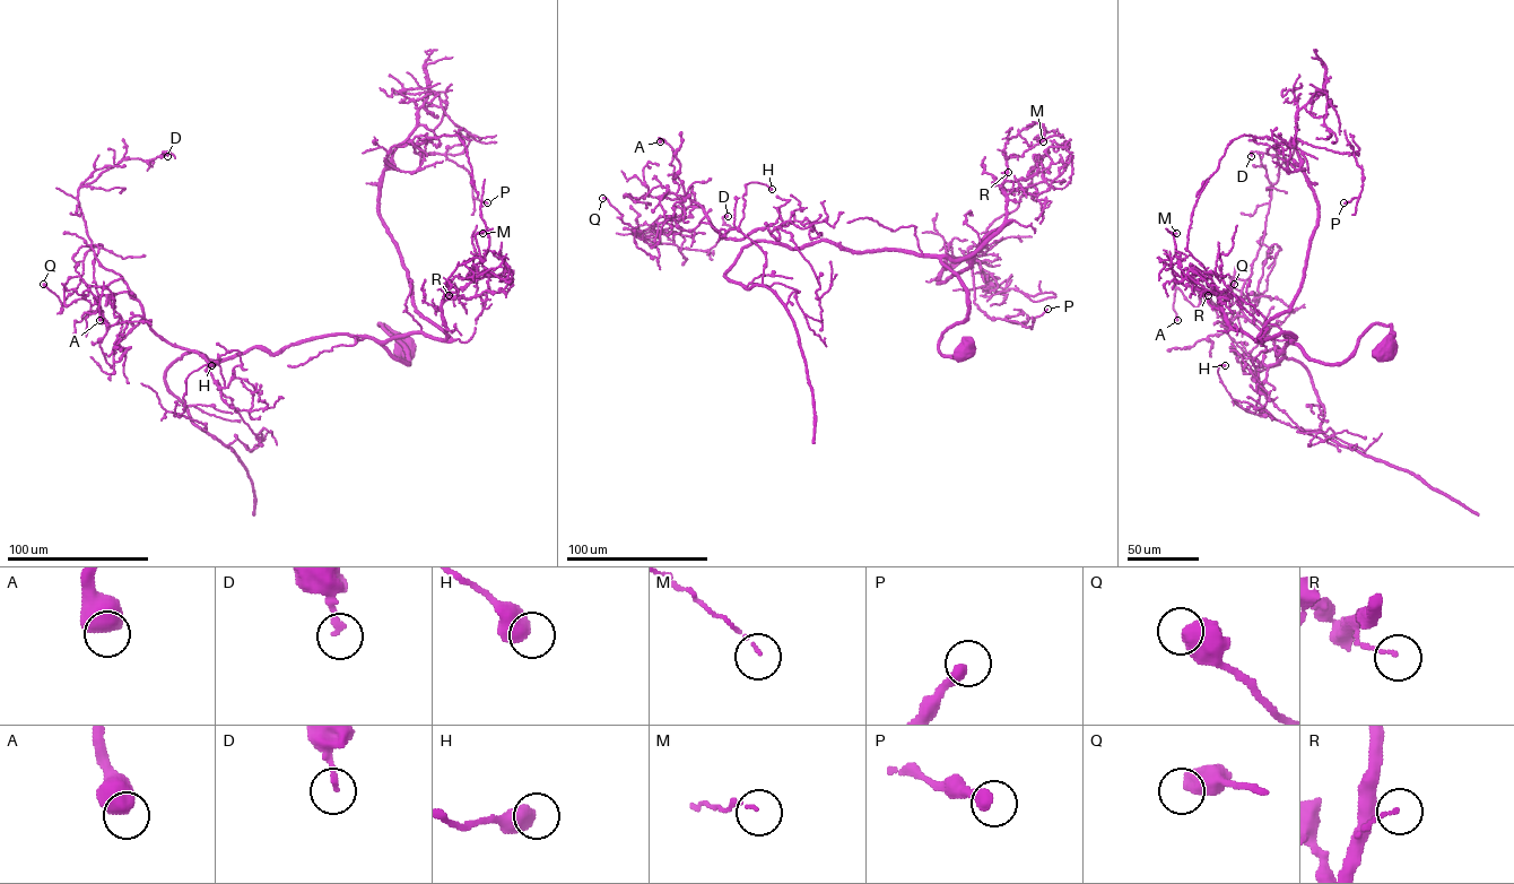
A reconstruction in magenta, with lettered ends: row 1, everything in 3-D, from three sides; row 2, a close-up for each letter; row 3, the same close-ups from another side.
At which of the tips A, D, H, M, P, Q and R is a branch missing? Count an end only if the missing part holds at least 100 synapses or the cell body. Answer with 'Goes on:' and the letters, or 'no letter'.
Goes on: no letter

